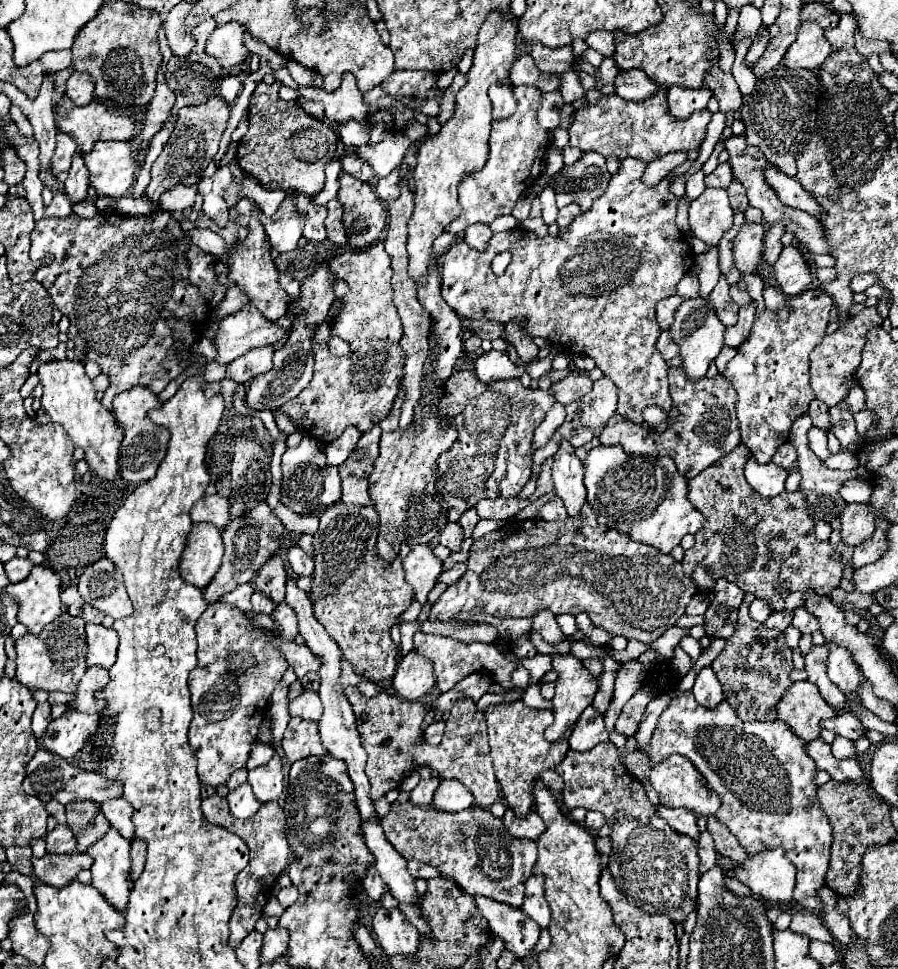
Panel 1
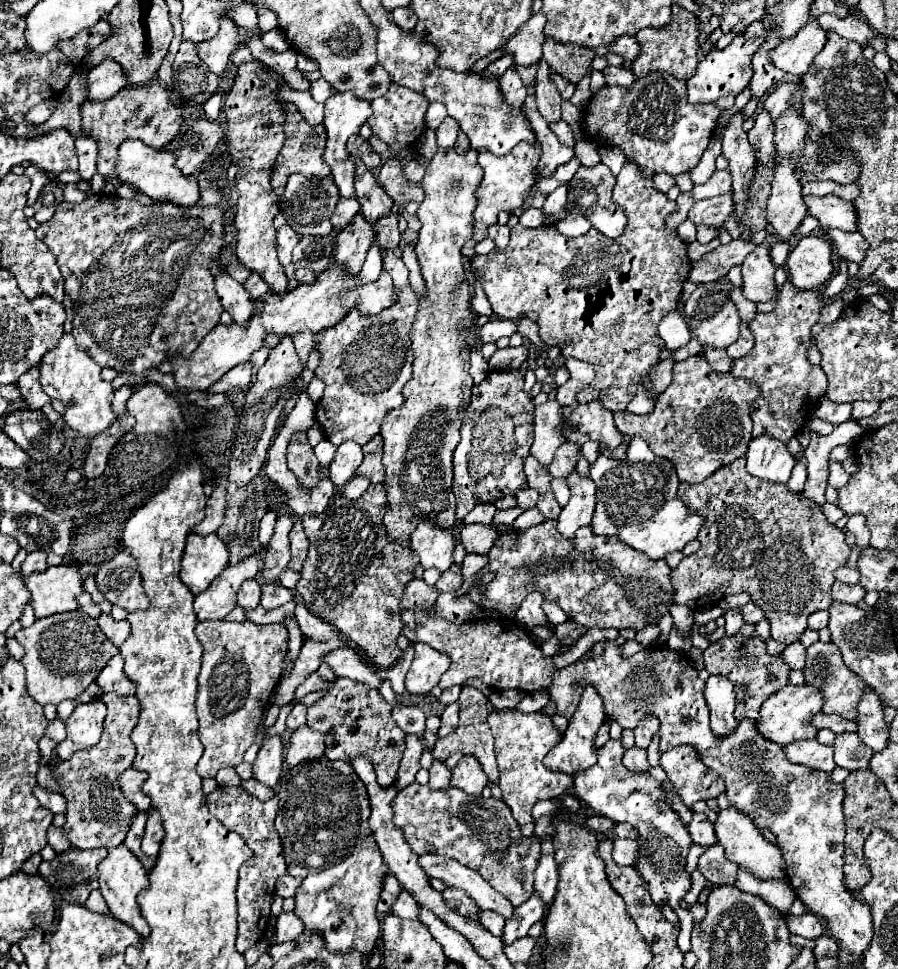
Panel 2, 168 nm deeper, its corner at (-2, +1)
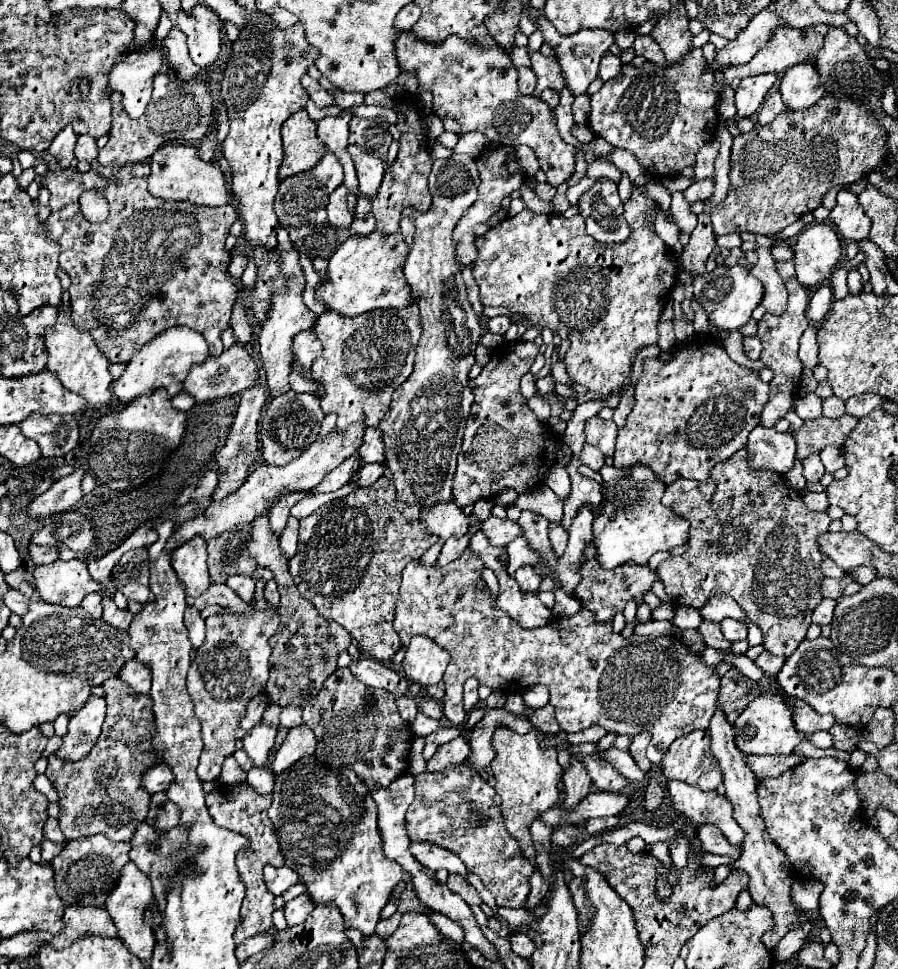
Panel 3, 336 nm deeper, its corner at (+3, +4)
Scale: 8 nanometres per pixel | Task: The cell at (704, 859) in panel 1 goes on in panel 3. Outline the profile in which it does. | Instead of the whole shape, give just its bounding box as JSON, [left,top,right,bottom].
[601,747,645,781]

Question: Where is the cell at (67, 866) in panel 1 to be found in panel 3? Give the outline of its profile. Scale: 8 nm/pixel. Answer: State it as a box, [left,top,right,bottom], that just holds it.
[51,835,131,907]

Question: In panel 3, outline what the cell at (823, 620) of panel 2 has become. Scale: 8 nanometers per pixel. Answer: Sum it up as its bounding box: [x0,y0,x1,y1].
[813,599,837,625]

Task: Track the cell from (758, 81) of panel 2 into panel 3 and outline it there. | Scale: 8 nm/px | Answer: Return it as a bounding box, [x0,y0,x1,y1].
[735,73,777,117]

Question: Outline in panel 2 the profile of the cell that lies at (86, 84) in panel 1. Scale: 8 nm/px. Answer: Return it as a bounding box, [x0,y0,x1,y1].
[86,60,126,102]

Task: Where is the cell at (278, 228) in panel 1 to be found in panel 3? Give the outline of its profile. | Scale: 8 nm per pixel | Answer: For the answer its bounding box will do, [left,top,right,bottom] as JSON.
[257,249,317,397]

